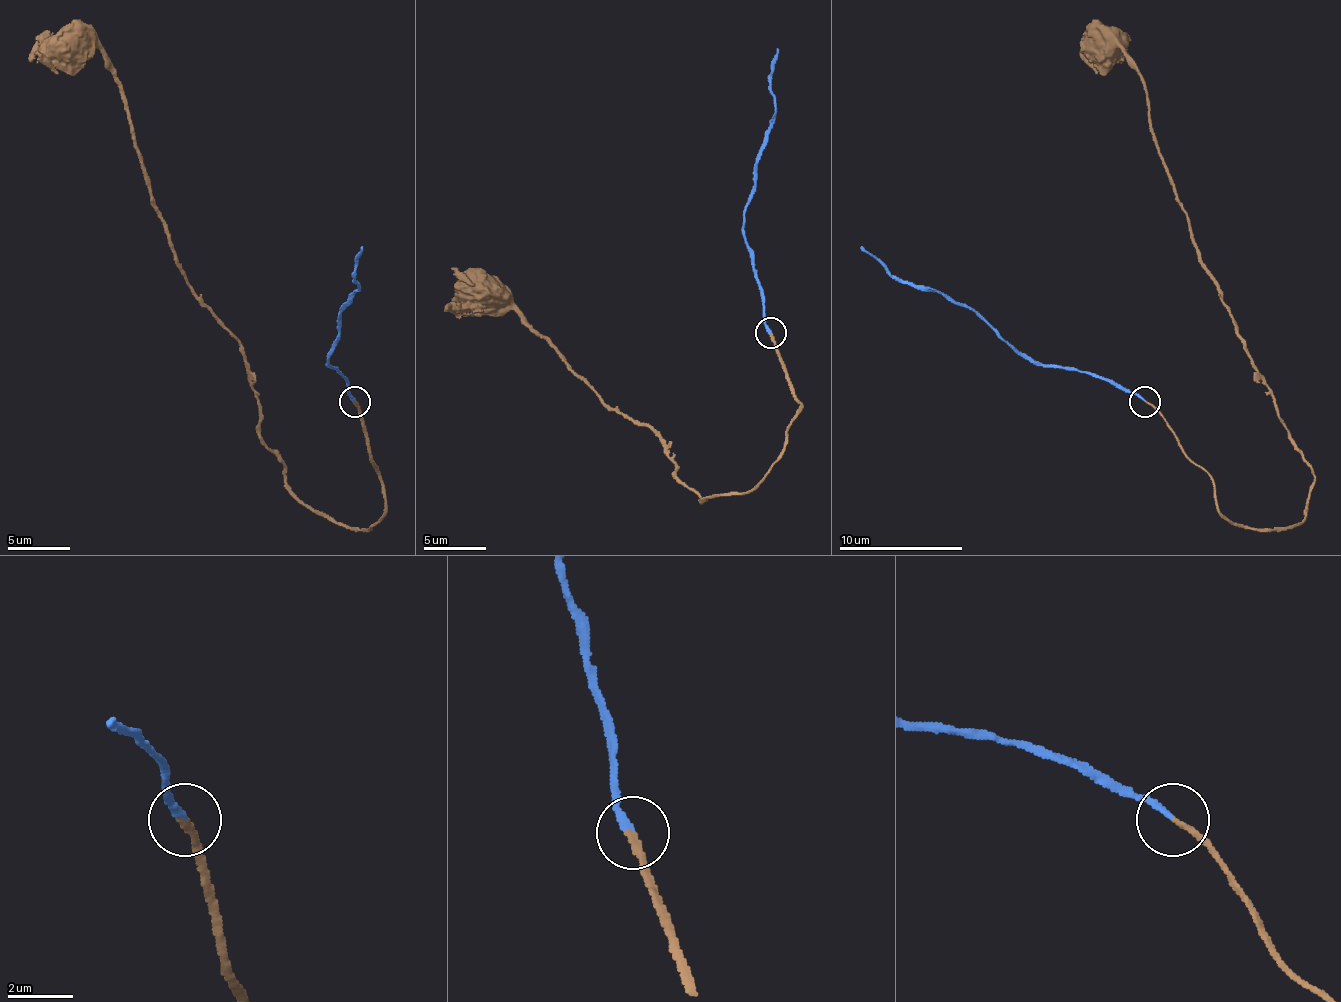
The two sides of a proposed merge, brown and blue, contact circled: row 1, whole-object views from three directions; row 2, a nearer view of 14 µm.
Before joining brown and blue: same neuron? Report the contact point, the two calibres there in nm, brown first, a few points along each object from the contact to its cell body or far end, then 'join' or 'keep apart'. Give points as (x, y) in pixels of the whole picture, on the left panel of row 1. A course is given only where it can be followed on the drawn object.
(355, 401) | 200/190 nm | brown via (354, 400), (382, 478), (370, 528), (289, 487), (239, 338), (177, 261), (121, 81), (72, 47) | blue via (354, 400), (329, 360), (345, 310), (357, 289), (354, 258), (363, 245) | join

